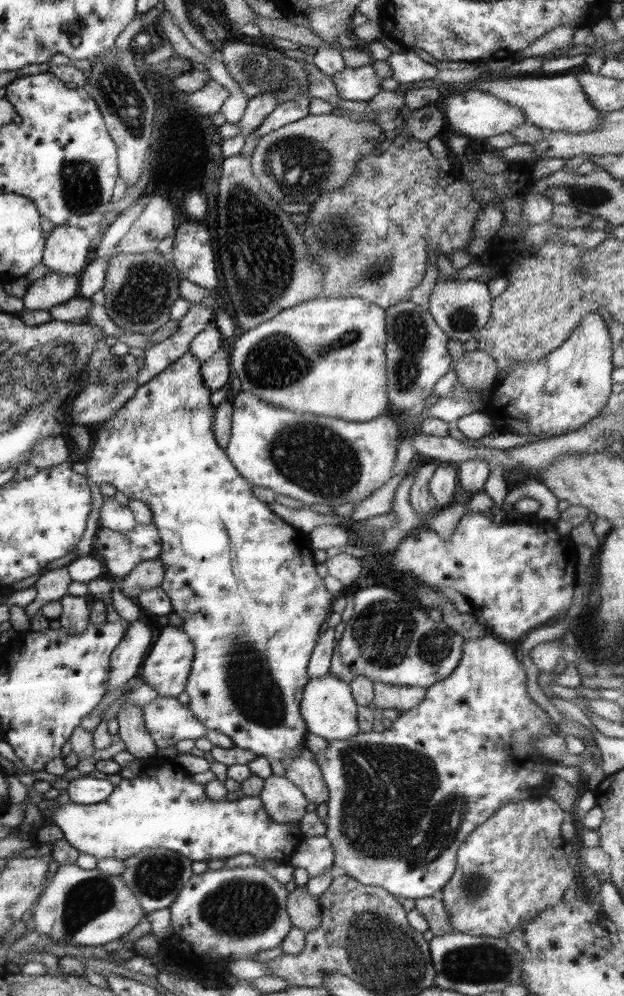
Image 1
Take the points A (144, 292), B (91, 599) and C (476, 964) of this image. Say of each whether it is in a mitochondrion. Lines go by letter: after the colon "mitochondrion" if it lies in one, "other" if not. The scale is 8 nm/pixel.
A: mitochondrion
B: other
C: mitochondrion

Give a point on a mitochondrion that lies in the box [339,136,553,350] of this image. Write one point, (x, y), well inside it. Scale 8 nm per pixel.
(370, 274)

